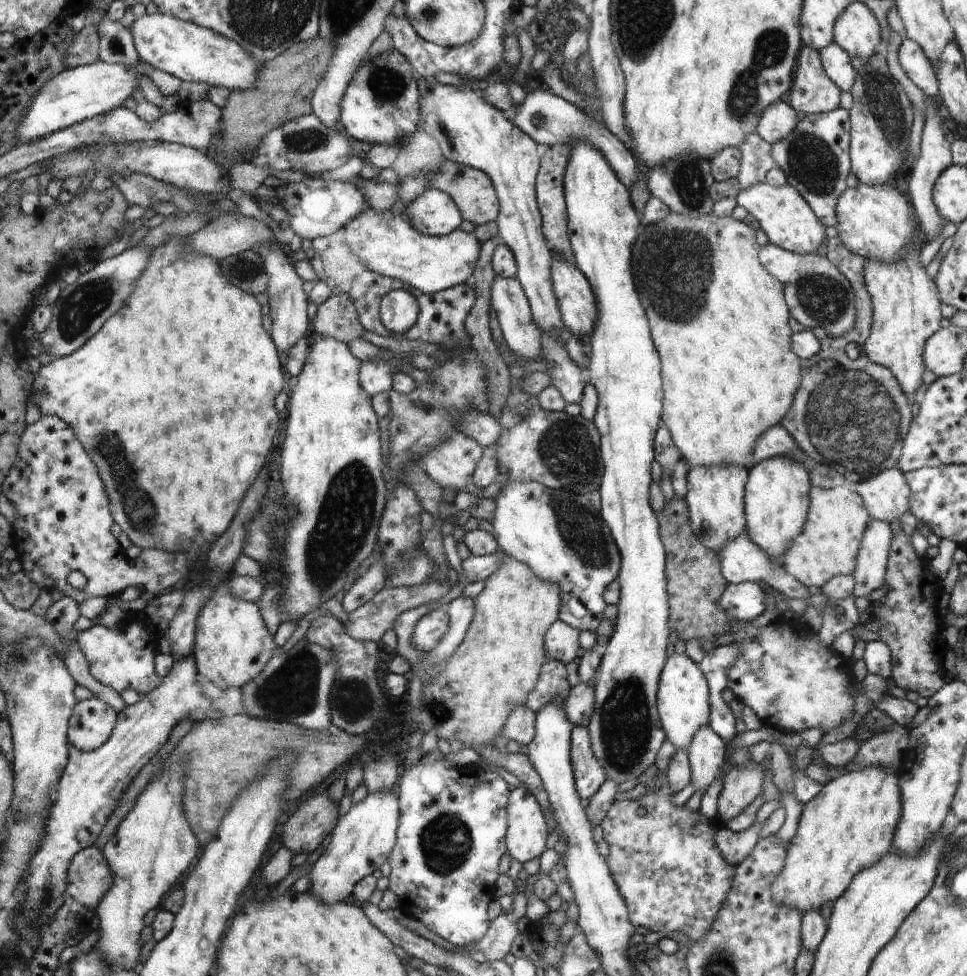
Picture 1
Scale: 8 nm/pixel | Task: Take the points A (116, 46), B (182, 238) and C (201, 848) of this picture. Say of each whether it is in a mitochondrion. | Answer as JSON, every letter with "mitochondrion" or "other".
{"A":"other","B":"other","C":"other"}

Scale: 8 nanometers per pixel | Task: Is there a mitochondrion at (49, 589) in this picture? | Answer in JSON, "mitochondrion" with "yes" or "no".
{"mitochondrion":"no"}

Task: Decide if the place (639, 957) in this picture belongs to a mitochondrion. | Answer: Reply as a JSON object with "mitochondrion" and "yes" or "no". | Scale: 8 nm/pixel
{"mitochondrion":"no"}

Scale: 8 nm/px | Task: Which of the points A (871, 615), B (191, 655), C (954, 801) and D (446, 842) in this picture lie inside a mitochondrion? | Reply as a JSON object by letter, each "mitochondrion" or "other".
{"A":"other","B":"other","C":"other","D":"mitochondrion"}

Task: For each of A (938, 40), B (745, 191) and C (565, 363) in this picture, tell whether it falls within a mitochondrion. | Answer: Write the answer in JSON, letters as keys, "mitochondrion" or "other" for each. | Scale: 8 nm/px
{"A":"other","B":"other","C":"other"}

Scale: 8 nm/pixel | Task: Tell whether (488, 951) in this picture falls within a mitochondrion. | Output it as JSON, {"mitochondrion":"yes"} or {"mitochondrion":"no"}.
{"mitochondrion":"no"}

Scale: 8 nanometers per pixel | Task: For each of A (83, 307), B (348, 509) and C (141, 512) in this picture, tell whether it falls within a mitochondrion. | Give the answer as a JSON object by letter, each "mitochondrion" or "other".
{"A":"mitochondrion","B":"mitochondrion","C":"mitochondrion"}

